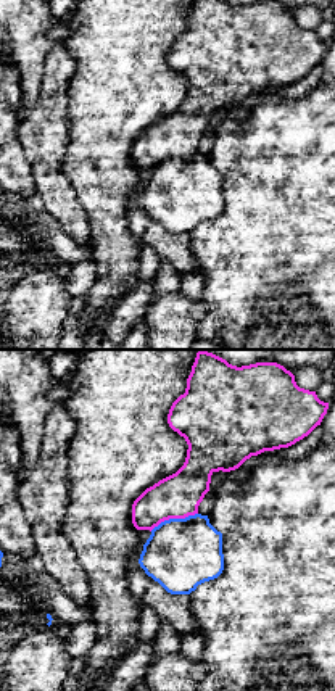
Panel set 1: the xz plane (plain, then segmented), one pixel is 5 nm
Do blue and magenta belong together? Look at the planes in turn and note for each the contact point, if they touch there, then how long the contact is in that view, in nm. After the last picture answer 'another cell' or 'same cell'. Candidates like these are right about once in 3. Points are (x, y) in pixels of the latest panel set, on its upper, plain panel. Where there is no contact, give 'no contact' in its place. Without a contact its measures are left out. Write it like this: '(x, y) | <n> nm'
(173, 158) | 260 nm

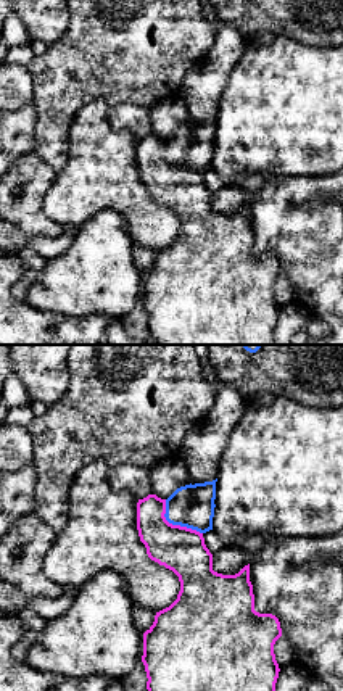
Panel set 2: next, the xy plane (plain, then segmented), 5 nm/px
(174, 163) | 260 nm

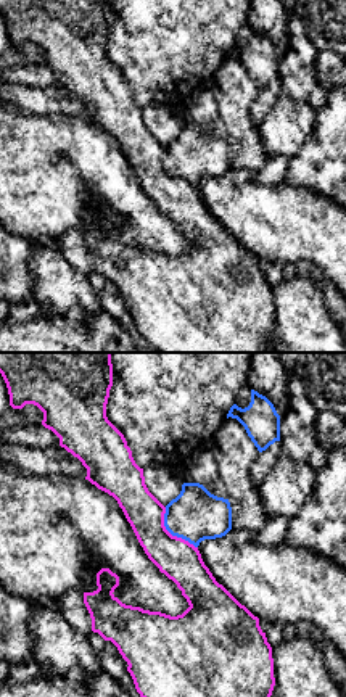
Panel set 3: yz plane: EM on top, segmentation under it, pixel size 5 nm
(171, 173) | 260 nm

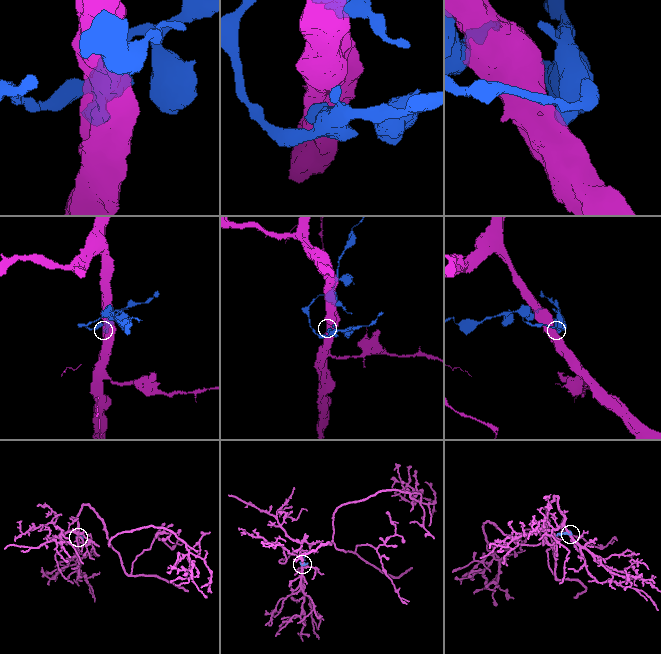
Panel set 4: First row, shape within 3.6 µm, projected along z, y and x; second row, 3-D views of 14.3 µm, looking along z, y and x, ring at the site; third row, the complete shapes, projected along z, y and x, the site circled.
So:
another cell

